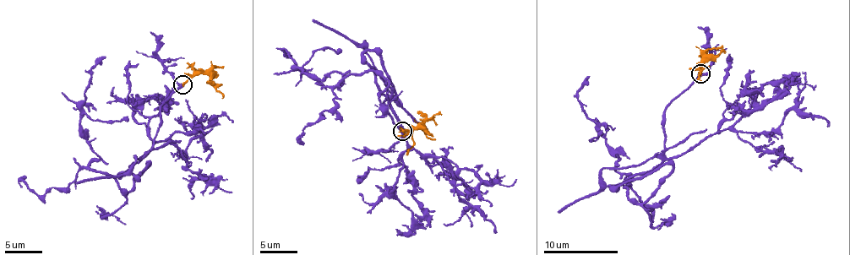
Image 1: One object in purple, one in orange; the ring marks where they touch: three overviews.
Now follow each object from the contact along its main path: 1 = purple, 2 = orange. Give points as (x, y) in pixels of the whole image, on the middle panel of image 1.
1: (403, 130), (362, 54), (375, 51), (397, 104), (369, 72), (340, 87), (340, 74), (317, 79), (291, 58)
2: (403, 130), (417, 128), (429, 119), (442, 114)

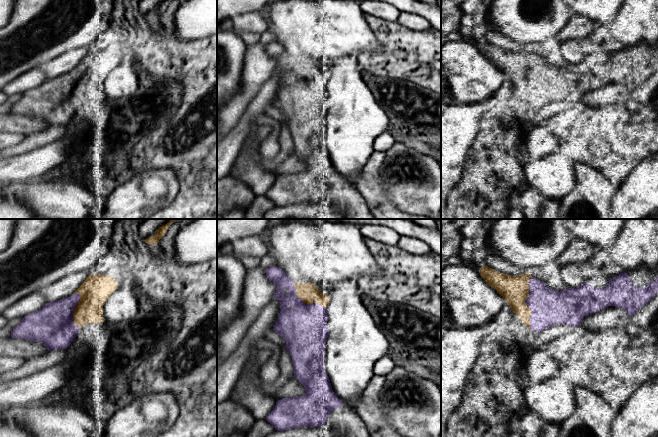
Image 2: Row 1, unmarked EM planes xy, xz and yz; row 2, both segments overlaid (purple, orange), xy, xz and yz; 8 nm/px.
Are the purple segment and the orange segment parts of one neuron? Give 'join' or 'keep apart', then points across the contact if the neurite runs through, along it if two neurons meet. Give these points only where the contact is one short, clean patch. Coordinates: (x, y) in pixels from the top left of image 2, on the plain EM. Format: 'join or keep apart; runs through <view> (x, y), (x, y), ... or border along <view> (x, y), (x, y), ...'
join

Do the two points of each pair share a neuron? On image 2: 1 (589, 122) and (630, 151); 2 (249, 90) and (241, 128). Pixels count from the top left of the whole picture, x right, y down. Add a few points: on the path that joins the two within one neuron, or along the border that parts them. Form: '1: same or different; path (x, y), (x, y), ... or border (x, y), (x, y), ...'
1: same; path (599, 132), (613, 144), (620, 144)
2: different; border (258, 91), (239, 122), (231, 130)

